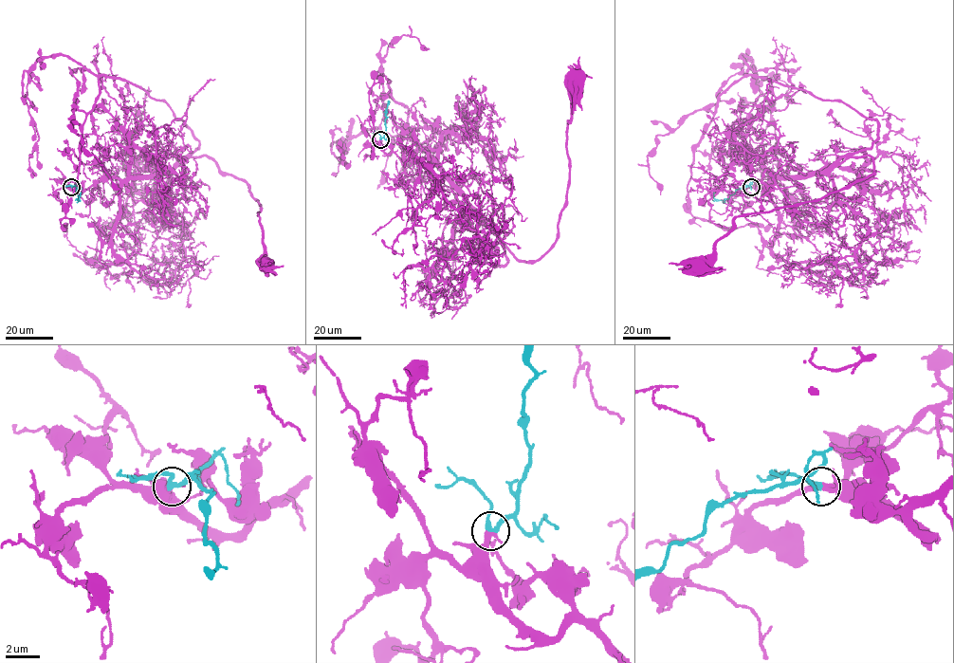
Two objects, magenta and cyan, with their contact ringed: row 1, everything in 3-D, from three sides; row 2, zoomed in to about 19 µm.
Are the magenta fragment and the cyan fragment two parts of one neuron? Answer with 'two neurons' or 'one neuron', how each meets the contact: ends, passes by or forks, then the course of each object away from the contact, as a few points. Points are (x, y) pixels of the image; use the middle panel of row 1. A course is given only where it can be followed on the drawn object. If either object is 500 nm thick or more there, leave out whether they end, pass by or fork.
one neuron | magenta ends | cyan passes by | magenta via (380, 139), (388, 154), (431, 159), (514, 255), (535, 261), (555, 241), (565, 204), (575, 83) | cyan via (380, 139), (384, 137), (389, 101)

